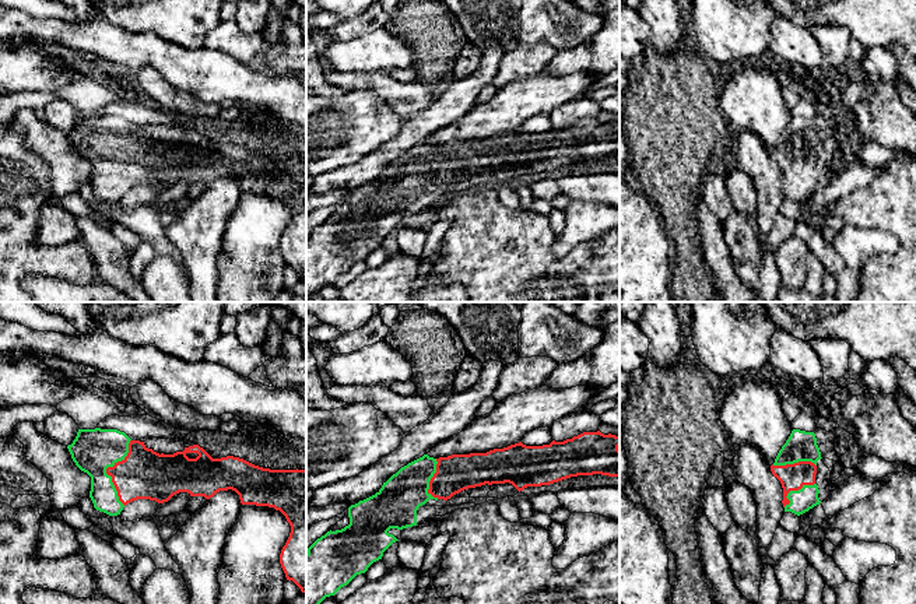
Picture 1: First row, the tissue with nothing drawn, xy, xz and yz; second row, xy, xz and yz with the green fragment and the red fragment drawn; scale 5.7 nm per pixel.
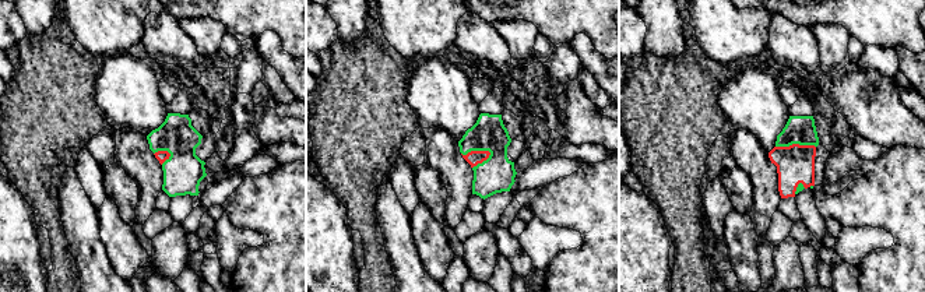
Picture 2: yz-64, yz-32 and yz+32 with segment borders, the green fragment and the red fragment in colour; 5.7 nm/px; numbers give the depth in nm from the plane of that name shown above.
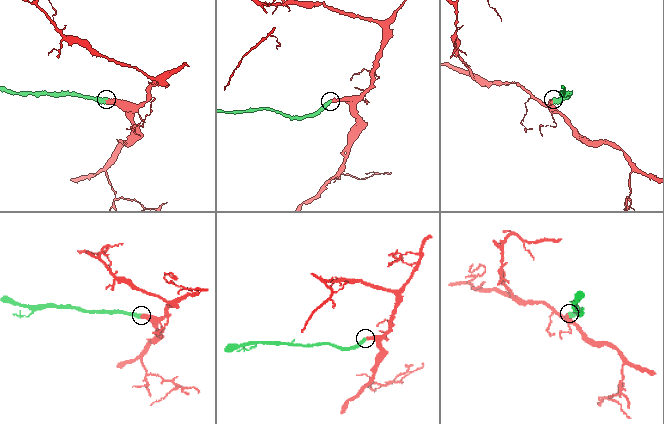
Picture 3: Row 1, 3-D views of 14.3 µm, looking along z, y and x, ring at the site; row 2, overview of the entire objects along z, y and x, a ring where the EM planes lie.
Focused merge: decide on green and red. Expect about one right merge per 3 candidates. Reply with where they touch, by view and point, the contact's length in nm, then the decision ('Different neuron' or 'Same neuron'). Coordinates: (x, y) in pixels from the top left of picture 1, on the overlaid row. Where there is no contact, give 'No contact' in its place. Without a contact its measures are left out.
Touches green at xy (105, 470). Shared border 380 nm. Same neuron

